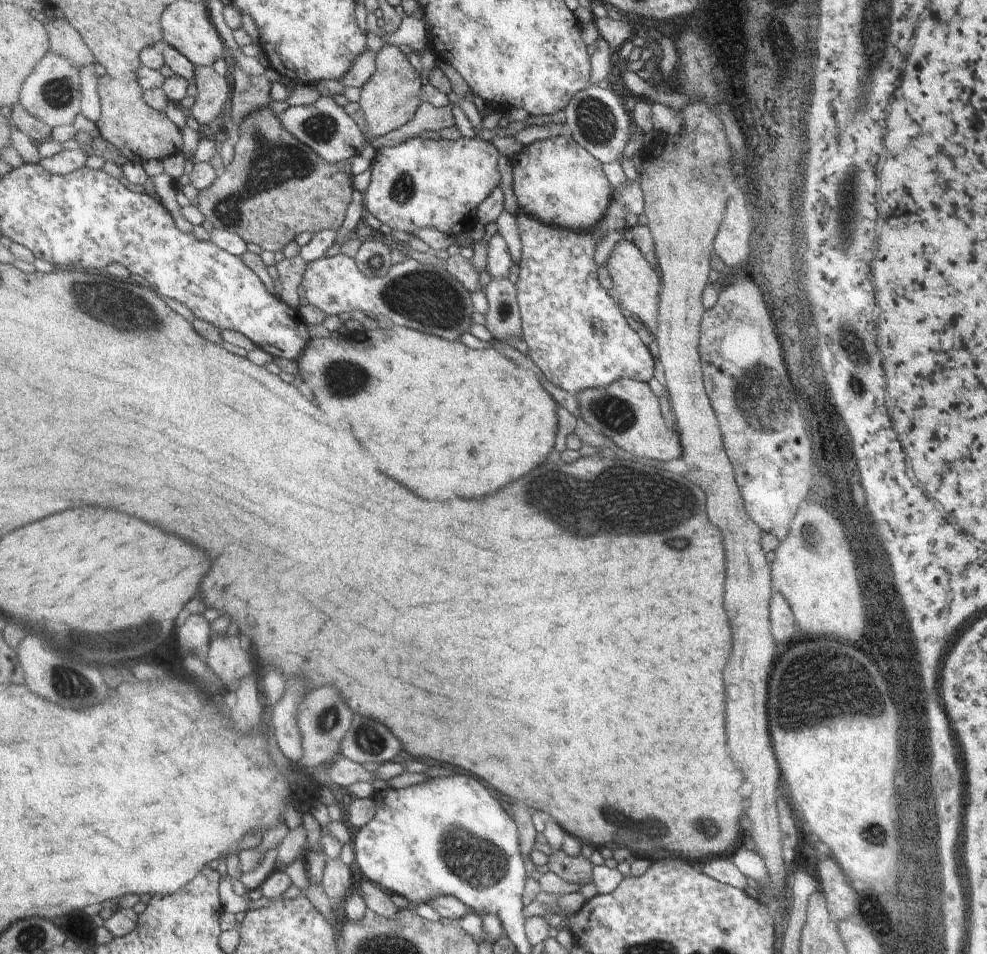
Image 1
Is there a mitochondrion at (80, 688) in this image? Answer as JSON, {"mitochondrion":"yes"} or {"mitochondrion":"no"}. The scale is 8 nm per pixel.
{"mitochondrion":"yes"}

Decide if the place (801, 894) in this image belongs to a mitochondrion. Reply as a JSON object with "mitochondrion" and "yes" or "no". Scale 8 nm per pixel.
{"mitochondrion":"no"}

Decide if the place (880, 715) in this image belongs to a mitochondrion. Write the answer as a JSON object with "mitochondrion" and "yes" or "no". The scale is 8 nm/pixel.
{"mitochondrion":"yes"}

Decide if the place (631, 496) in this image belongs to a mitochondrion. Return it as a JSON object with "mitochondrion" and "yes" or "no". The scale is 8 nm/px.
{"mitochondrion":"yes"}

